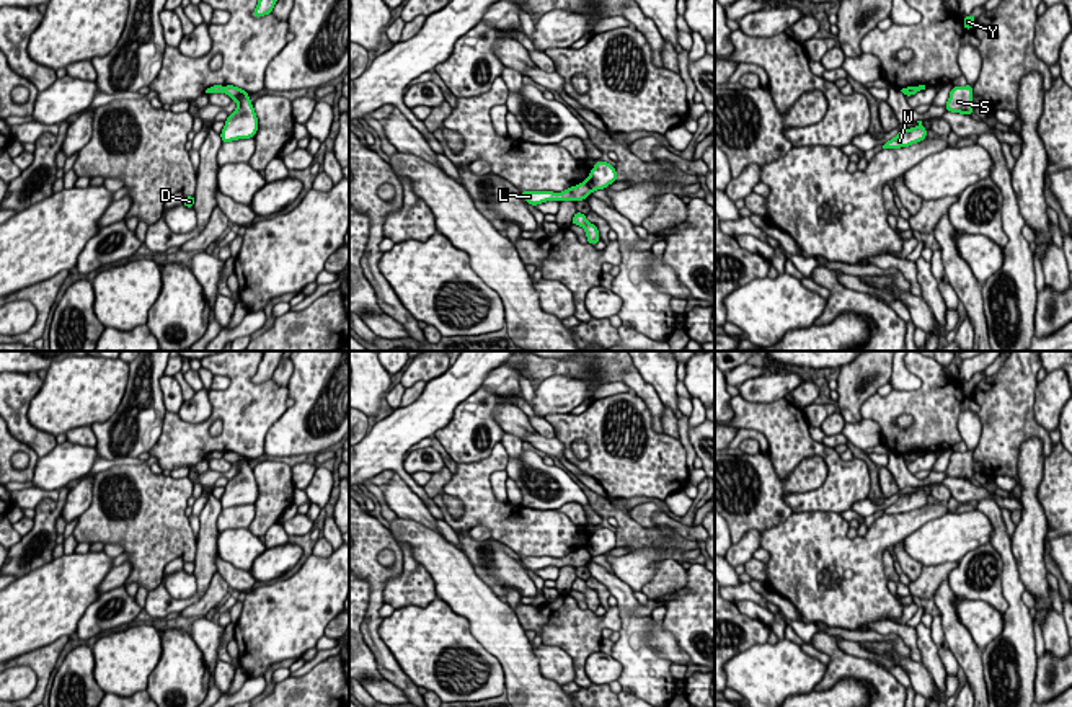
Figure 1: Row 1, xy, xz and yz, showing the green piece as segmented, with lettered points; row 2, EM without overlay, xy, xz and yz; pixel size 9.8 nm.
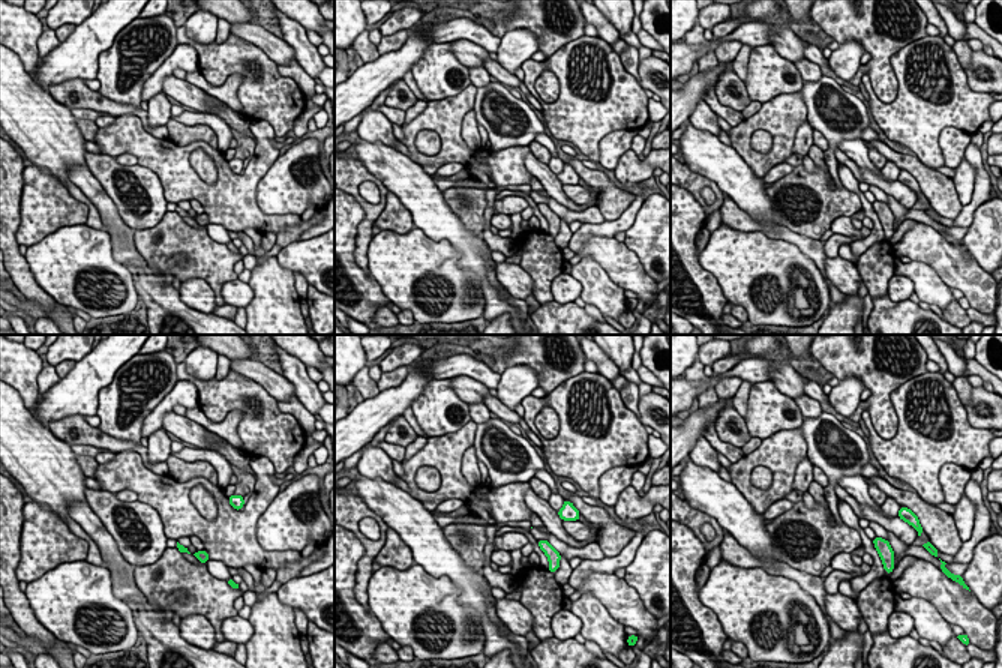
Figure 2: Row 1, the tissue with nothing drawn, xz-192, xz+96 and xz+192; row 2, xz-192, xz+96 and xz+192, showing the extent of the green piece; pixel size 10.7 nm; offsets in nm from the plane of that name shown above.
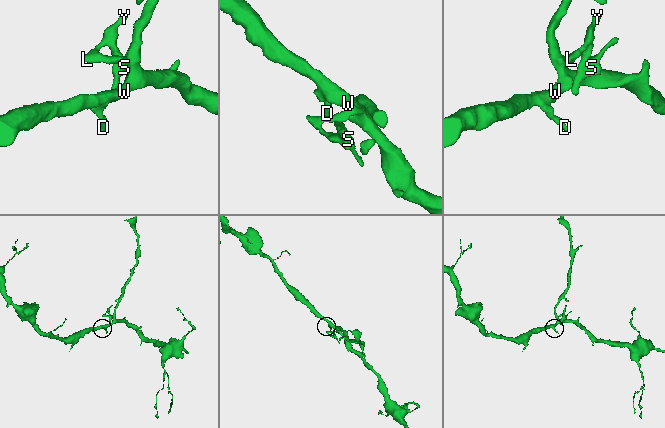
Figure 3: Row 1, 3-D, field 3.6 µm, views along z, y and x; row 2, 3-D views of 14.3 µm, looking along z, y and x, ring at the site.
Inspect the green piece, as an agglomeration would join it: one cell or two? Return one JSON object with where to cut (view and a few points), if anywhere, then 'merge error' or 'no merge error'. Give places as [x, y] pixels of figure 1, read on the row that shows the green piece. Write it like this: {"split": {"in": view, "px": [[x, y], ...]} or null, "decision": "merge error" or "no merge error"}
{"split": {"in": "xz", "px": [[584, 182], [591, 191]]}, "decision": "merge error"}

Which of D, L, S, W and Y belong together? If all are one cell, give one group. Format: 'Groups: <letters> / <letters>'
Groups: D W / L S Y

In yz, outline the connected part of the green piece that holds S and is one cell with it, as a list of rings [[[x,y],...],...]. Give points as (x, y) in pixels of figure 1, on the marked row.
[[[972,85],[953,87],[945,104],[946,111],[972,116]]]

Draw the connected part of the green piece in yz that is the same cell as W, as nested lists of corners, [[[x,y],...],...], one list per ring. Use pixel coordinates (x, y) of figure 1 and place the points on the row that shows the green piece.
[[[922,121],[917,122],[919,122],[917,127],[901,129],[896,137],[893,137],[883,145],[883,149],[901,149],[925,140],[927,129],[922,126]]]

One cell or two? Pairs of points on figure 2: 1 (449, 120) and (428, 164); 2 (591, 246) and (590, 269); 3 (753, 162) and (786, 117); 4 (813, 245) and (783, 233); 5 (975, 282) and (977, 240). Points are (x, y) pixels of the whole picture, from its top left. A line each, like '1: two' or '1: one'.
1: one
2: two
3: one
4: one
5: two

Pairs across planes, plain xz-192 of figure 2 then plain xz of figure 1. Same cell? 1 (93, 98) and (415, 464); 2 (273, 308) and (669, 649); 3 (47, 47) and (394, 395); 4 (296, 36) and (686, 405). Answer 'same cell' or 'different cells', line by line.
1: same cell
2: different cells
3: same cell
4: different cells

